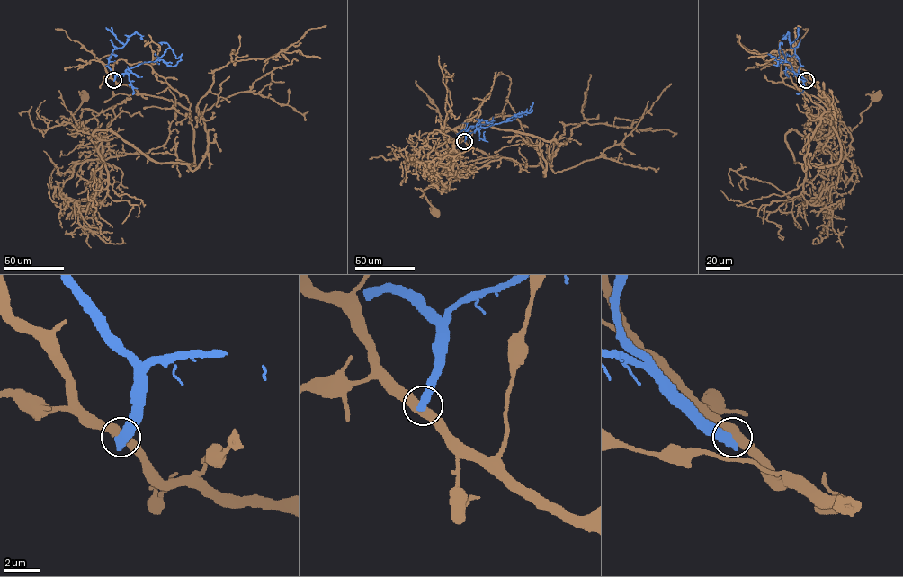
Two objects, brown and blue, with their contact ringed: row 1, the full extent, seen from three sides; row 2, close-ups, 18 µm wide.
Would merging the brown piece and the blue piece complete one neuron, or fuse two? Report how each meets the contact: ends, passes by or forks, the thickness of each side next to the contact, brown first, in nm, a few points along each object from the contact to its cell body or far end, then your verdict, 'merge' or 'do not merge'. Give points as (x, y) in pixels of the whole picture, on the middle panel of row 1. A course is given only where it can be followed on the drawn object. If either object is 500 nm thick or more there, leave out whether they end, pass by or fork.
500/600 nm | brown via (464, 141), (545, 175), (538, 137), (467, 120), (444, 133), (452, 158), (422, 194), (435, 213) | blue via (464, 141), (467, 135), (478, 128), (526, 114), (533, 102) | do not merge

